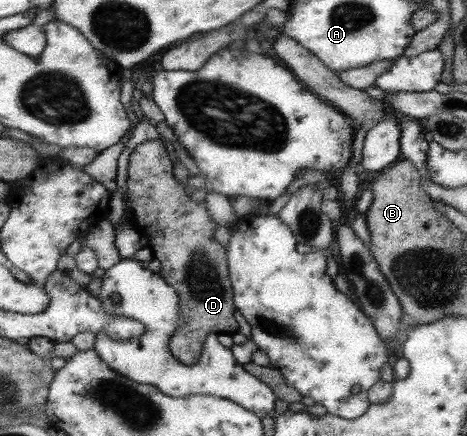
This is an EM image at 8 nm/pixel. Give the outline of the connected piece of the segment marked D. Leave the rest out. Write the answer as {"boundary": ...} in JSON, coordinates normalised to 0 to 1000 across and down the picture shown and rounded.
{"boundary":[[[343,314],[343,319],[325,319],[319,323],[308,323],[300,333],[296,333],[287,349],[278,356],[276,362],[276,408],[274,408],[274,450],[276,461],[283,468],[283,493],[285,507],[296,518],[296,525],[304,532],[315,562],[321,564],[325,576],[330,578],[330,592],[343,596],[347,601],[345,612],[345,631],[355,635],[360,649],[373,654],[385,681],[390,683],[390,748],[385,748],[385,757],[381,757],[381,766],[377,771],[368,771],[366,796],[368,807],[375,810],[379,819],[396,830],[398,835],[413,837],[430,828],[433,812],[437,812],[437,803],[441,798],[443,775],[450,771],[454,761],[469,764],[490,764],[501,766],[514,761],[514,739],[505,734],[505,695],[503,695],[503,661],[501,651],[497,651],[495,642],[495,615],[493,615],[493,592],[488,587],[486,567],[475,564],[463,544],[458,541],[458,532],[463,532],[463,523],[471,518],[458,500],[454,500],[454,486],[450,486],[450,477],[445,477],[441,463],[435,468],[424,468],[411,461],[409,447],[403,447],[398,440],[398,424],[390,422],[390,417],[381,417],[377,413],[377,404],[373,401],[373,372],[368,372],[368,362],[364,362],[364,353],[360,351],[360,335],[355,335],[355,326],[351,319]]]}

